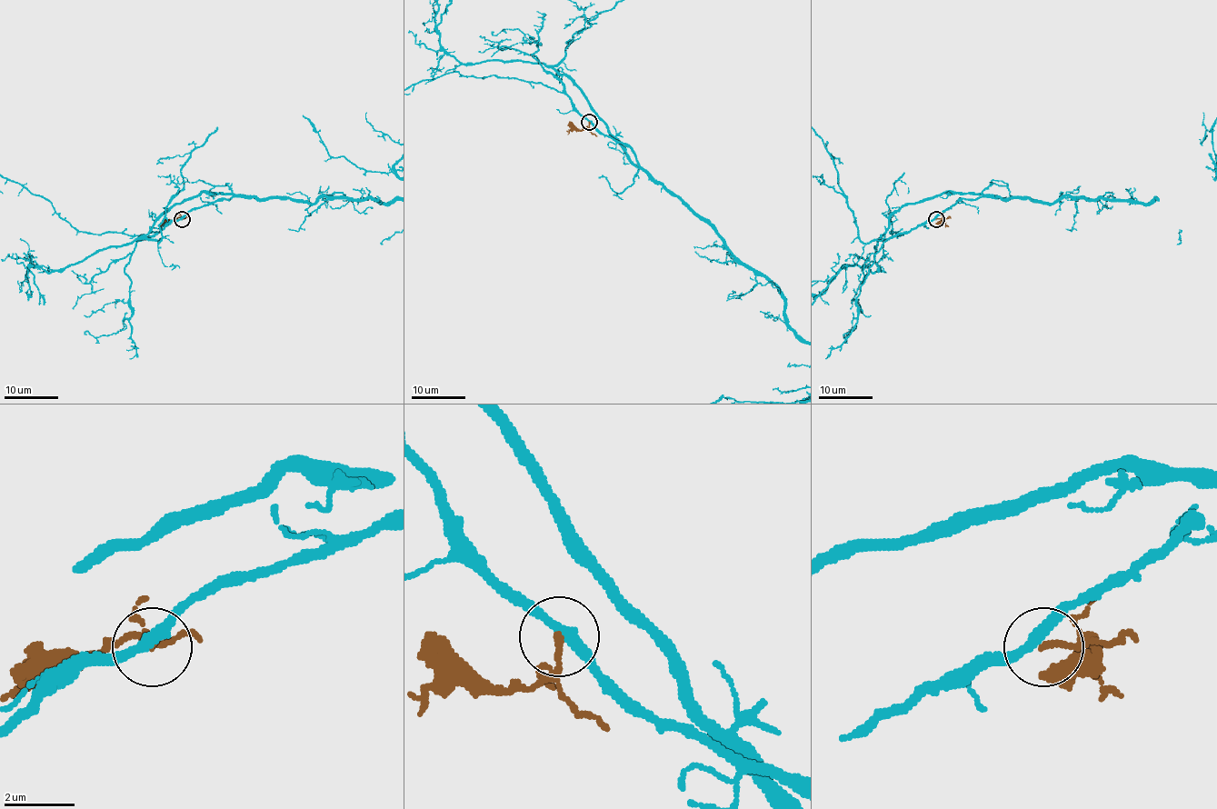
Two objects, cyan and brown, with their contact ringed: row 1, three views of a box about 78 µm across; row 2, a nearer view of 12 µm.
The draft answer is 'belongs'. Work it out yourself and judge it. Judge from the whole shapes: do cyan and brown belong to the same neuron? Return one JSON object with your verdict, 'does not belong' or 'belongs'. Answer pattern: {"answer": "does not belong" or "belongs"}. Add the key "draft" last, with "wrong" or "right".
{"answer": "does not belong", "draft": "wrong"}

